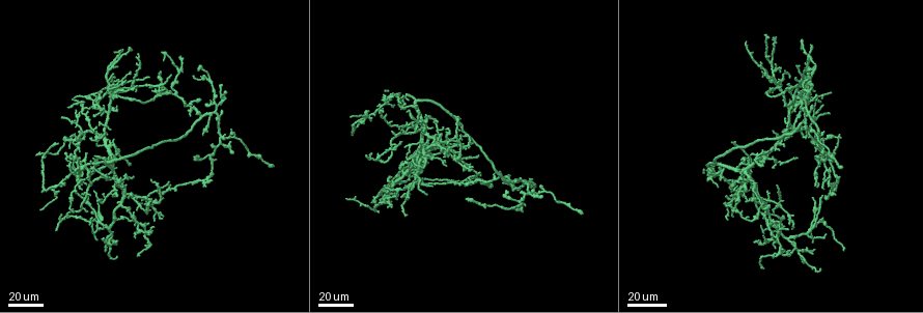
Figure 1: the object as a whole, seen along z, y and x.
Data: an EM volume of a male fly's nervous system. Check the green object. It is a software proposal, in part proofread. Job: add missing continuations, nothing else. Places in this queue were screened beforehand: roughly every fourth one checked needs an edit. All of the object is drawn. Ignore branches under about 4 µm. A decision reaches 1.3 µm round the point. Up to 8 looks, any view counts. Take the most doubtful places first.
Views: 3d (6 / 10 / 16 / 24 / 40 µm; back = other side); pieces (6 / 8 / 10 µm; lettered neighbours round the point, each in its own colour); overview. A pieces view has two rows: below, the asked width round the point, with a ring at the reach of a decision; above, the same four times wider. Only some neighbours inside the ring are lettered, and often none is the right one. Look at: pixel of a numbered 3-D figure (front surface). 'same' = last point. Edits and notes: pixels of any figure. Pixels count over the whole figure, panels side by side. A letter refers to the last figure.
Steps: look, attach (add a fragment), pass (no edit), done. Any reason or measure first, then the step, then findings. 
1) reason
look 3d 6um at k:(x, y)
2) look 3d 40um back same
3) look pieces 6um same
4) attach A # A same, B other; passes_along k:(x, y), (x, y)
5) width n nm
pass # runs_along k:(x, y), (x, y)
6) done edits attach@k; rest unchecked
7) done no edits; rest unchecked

look 3d 40um at 1:(78, 132)

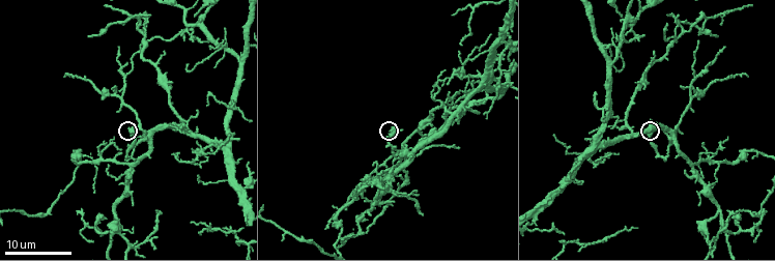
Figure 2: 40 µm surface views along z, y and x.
look pieces 10um at 2:(129, 130)

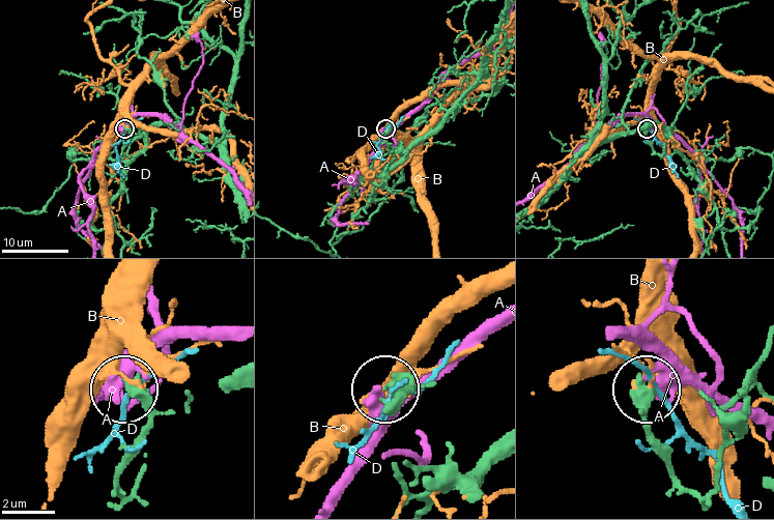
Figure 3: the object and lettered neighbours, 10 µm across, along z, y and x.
pass # A other, B other, D other; no lettered fragment goes on from it

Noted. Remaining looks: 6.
an open end
look 3d 40um at 1:(385, 91)

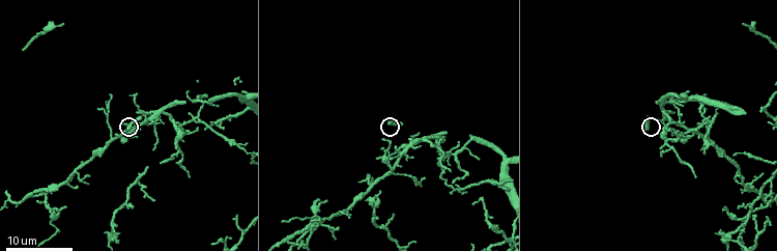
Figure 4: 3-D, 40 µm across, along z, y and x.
what lies round it
look pieces 10um at 4:(129, 130)

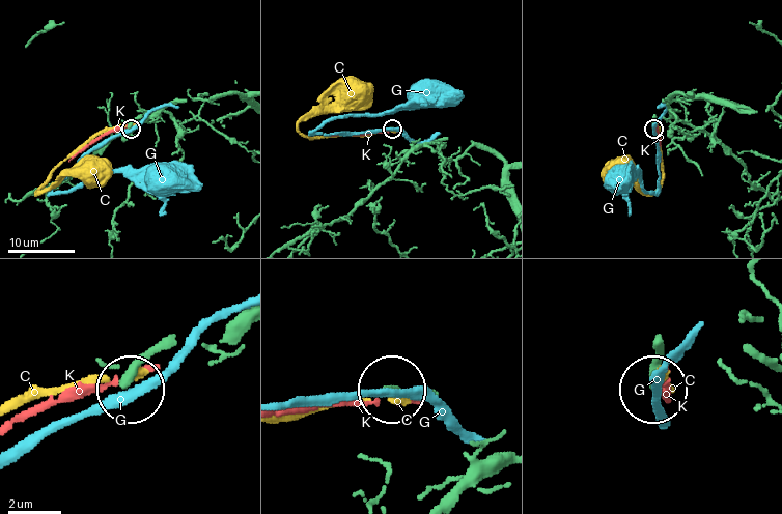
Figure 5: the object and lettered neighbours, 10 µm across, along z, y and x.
pass # C other, G other, K other; no lettered fragment goes on from it

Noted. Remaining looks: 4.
an open end
look 3d 40um at 1:(124, 173)

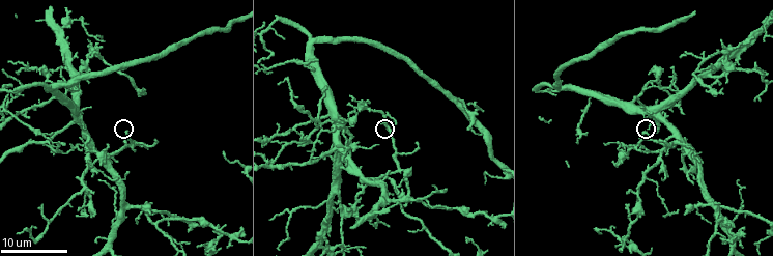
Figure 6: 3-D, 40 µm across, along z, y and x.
look pieces 6um at 6:(126, 132)

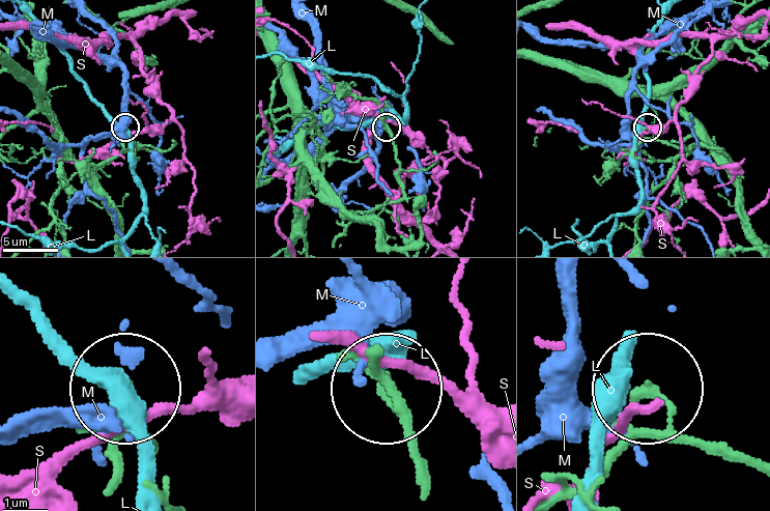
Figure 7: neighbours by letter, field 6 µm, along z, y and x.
width 210 nm
pass # L other, M other, S other; runs_along 7:(750, 463), (694, 445), (654, 393); none of them fits

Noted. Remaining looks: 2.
thin end
look 3d 40um at 1:(160, 95)

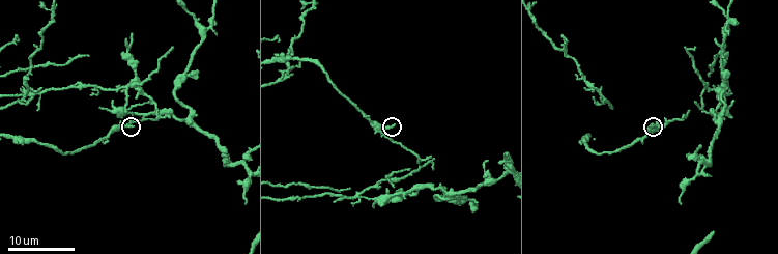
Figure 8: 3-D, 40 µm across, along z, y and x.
look pieces 6um at 8:(134, 127)

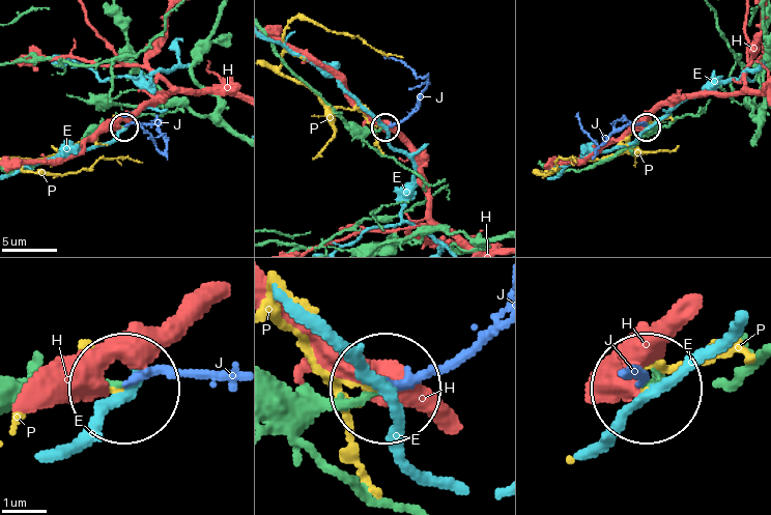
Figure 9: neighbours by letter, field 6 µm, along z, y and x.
attach J # E other, H other, J same, P other; passes_along 9:(355, 127), (377, 132), (400, 122), (426, 87), (383, 57); it goes on there

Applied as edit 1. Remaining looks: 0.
done edits attach@9; rest unchecked

